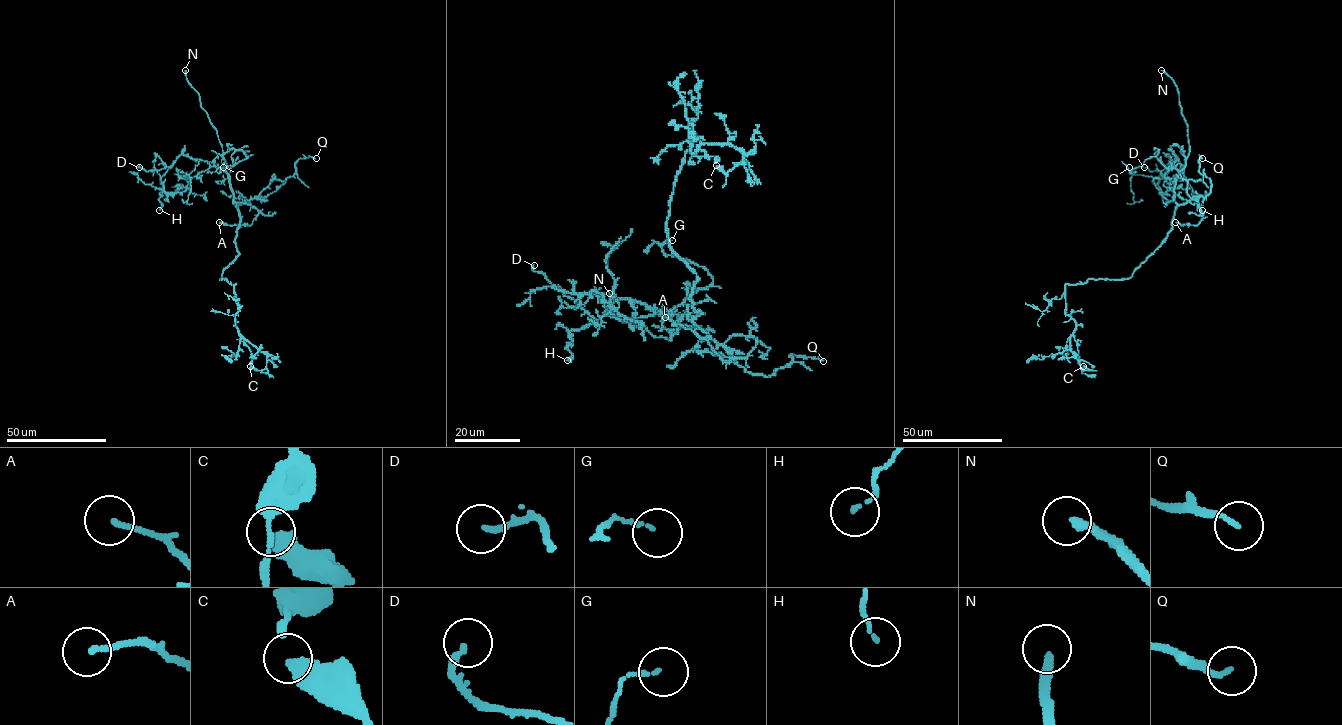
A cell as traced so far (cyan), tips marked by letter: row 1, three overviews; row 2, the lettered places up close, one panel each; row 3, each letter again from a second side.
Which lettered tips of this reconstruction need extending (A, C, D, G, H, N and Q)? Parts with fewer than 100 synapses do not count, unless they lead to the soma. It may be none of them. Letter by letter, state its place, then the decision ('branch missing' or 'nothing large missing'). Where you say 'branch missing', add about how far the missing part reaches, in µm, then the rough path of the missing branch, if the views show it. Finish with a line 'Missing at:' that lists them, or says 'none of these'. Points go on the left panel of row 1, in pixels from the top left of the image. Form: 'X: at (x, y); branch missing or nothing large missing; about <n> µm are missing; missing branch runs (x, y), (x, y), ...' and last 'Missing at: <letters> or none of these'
A: at (219, 222); nothing large missing
C: at (250, 366); nothing large missing
D: at (139, 167); nothing large missing
G: at (223, 167); nothing large missing
H: at (159, 210); nothing large missing
N: at (185, 70); branch missing; about 50 µm are missing; missing branch runs (185, 70), (179, 60), (175, 28), (168, 15)
Q: at (316, 158); nothing large missing
Missing at: N

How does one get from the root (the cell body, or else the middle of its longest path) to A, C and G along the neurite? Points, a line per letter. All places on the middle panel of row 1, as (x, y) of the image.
A: (697, 275), (691, 300), (699, 312), (693, 321), (730, 361), (665, 317)
C: (697, 275), (667, 236), (688, 136), (695, 137), (693, 153), (705, 143), (742, 152), (726, 173), (716, 165)
G: (697, 275), (699, 312), (674, 322), (685, 283), (713, 277), (666, 255), (660, 244), (672, 240)

